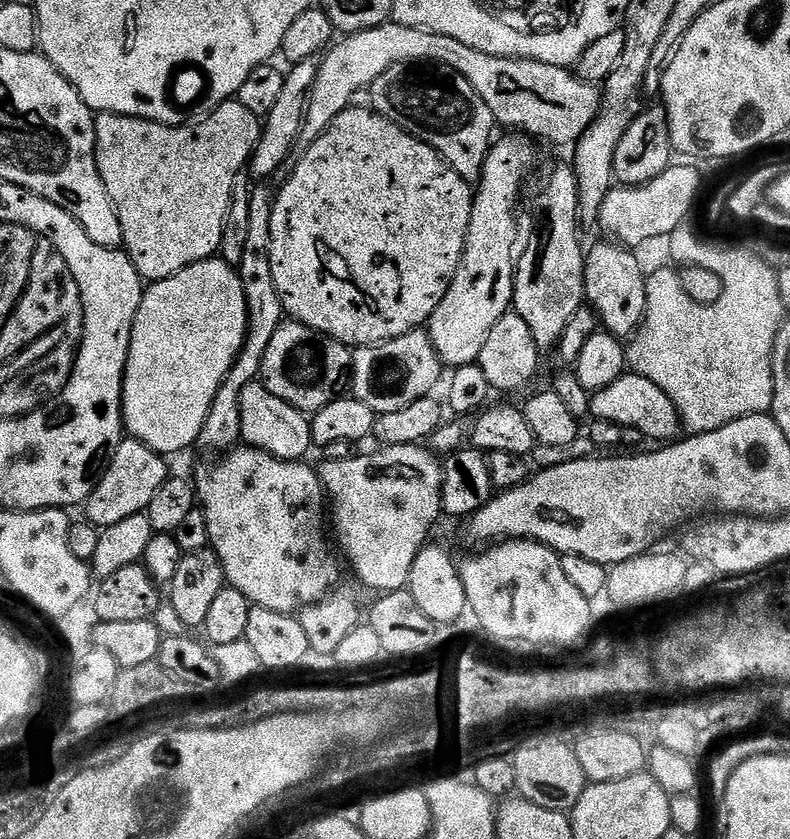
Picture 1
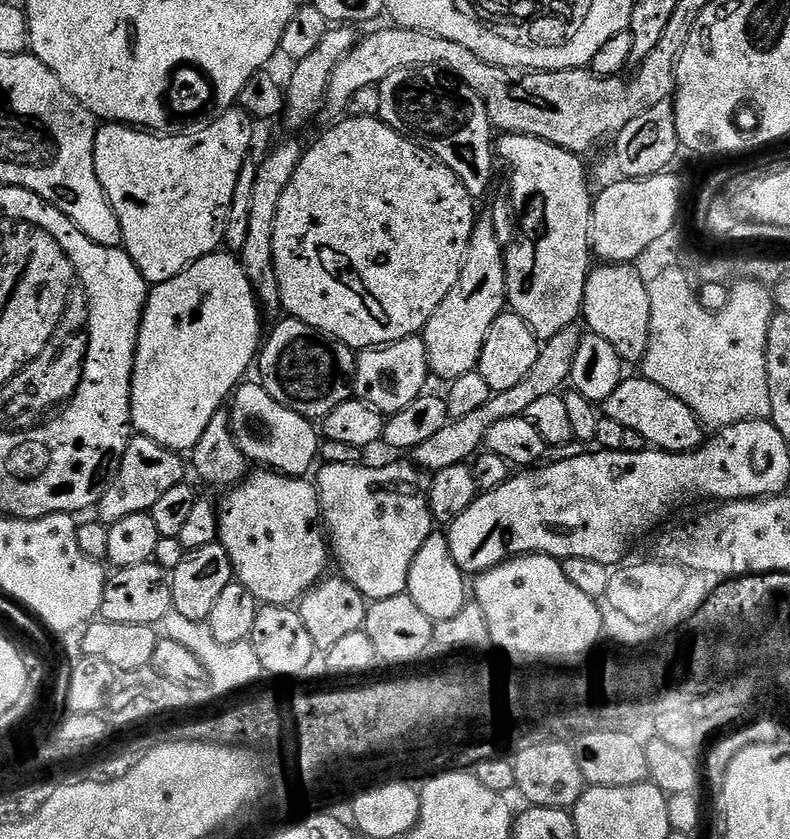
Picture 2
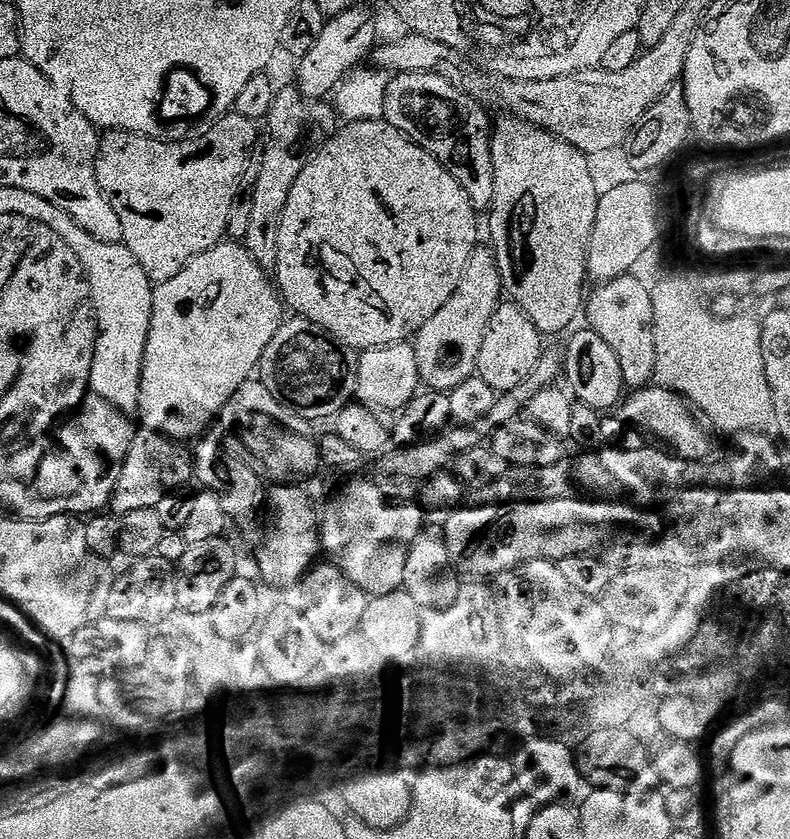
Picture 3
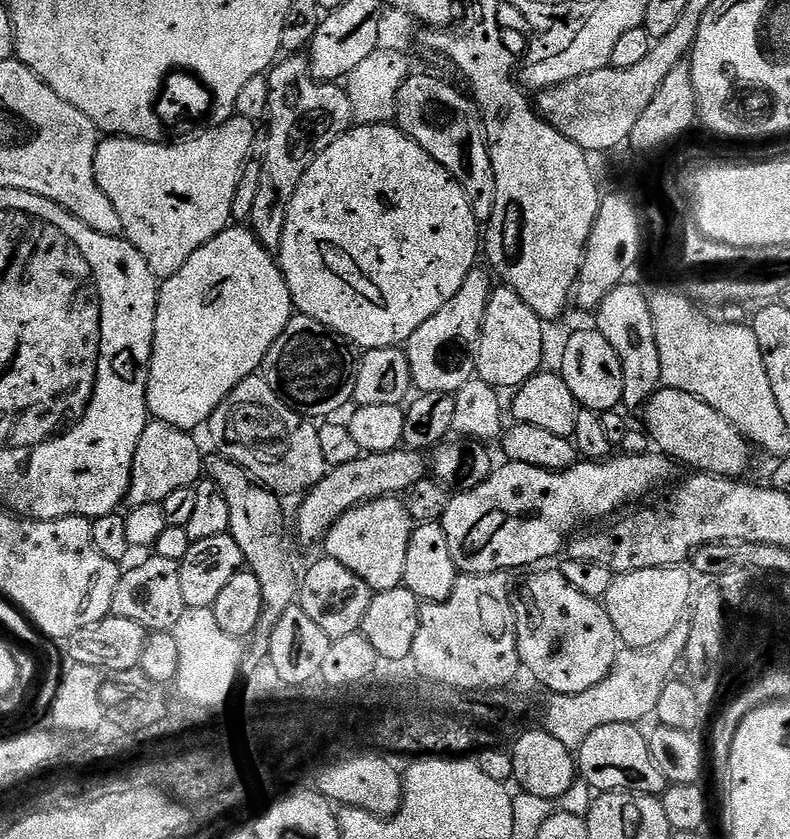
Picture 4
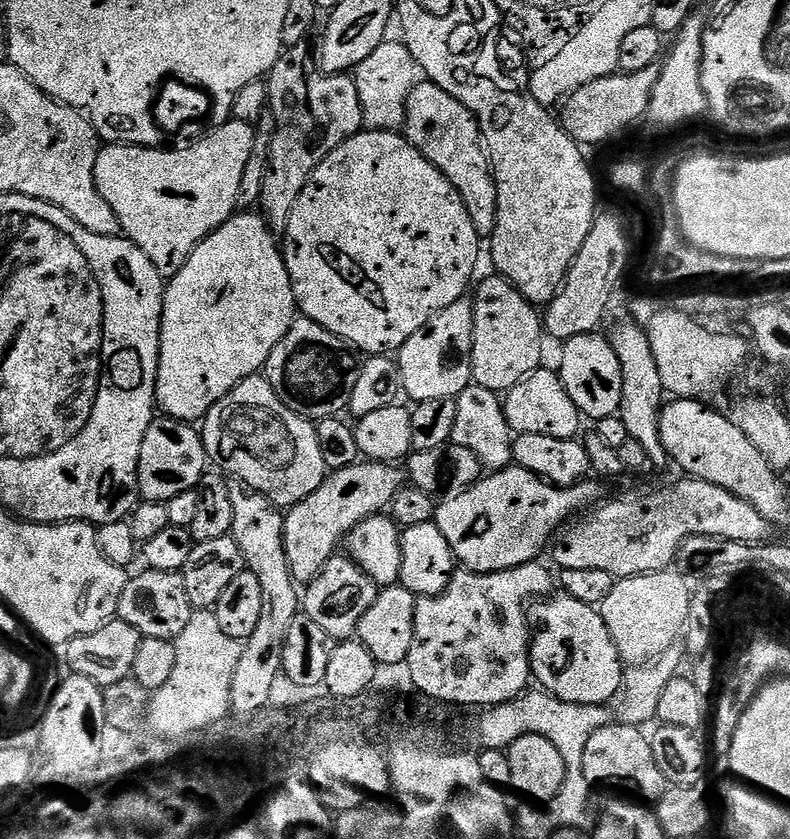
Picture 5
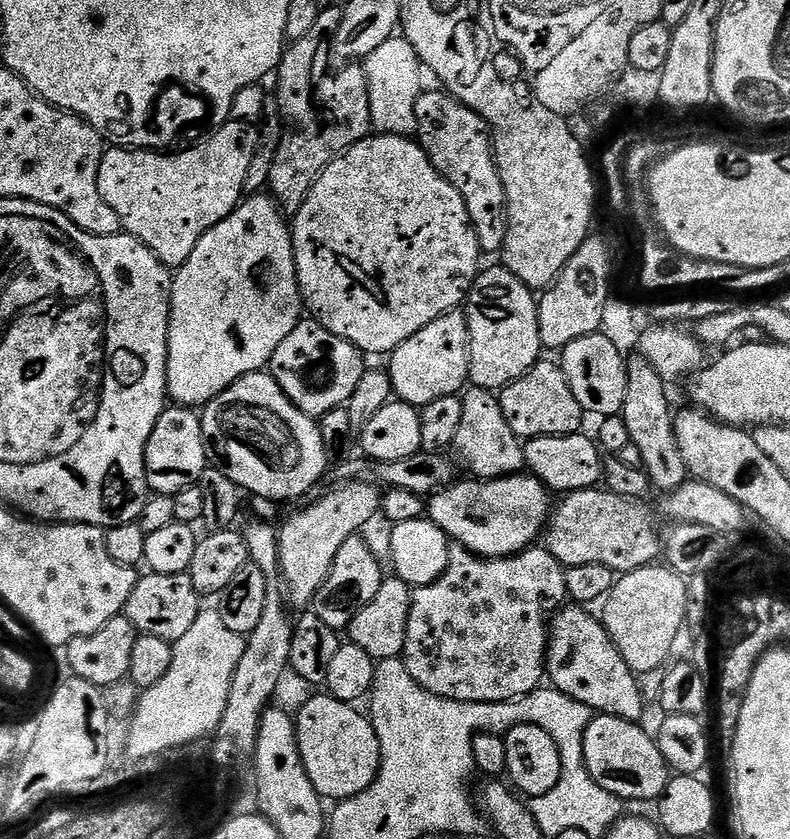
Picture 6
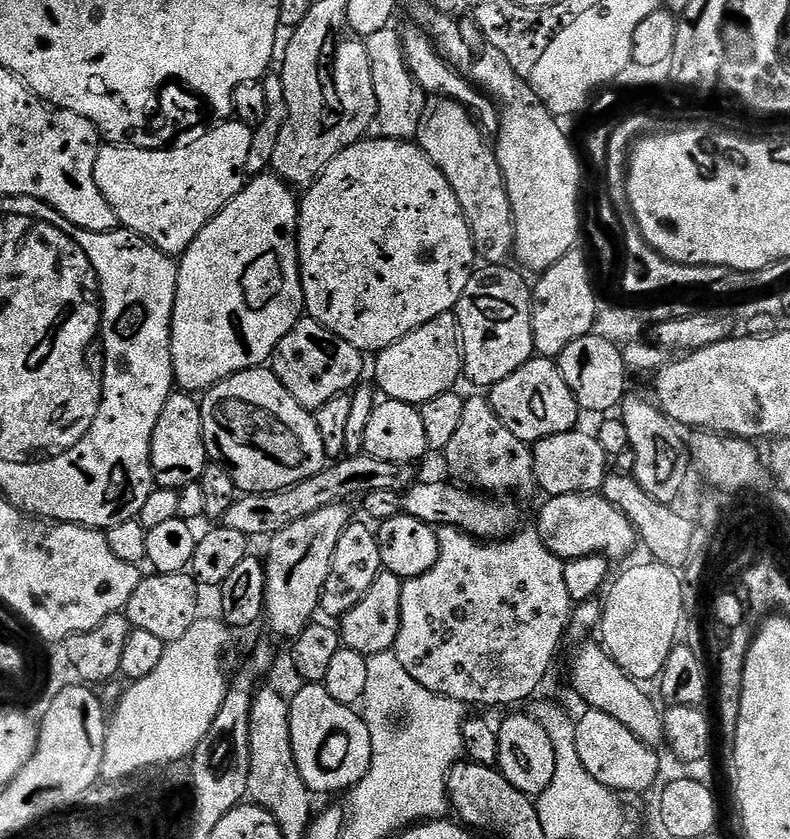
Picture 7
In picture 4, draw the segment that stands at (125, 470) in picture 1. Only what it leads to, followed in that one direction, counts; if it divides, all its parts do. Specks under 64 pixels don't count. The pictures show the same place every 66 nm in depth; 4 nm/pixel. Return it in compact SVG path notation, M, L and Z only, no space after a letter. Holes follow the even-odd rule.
M149 419L142 438L138 438L138 450L134 450L134 466L130 474L130 490L127 503L133 508L163 504L174 490L193 487L202 476L202 456L191 431L170 426L161 420Z

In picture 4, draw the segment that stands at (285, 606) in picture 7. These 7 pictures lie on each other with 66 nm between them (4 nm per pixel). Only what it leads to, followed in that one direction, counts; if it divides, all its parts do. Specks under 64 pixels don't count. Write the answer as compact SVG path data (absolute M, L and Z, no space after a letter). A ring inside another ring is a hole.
M403 446L393 452L361 454L354 462L346 462L346 466L329 468L324 477L299 501L301 504L296 512L296 536L304 544L319 545L334 522L338 522L338 518L342 518L342 514L351 508L368 500L377 500L379 496L399 497L406 494L414 482L425 479L425 476L425 457Z

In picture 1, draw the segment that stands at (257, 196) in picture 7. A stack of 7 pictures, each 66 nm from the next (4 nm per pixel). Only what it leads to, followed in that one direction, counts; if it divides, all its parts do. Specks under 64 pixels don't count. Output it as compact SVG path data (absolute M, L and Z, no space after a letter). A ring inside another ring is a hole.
M213 258L194 262L186 270L174 274L165 280L149 283L144 290L142 306L138 306L138 314L134 318L134 330L130 334L130 350L124 371L124 393L122 394L122 410L124 411L124 430L133 440L141 440L150 450L159 452L165 458L172 458L175 452L184 452L188 447L195 445L202 434L202 426L206 422L206 414L210 414L210 406L214 402L214 394L230 374L236 356L244 349L244 339L248 333L248 307L246 294L242 290L239 271L225 260Z

